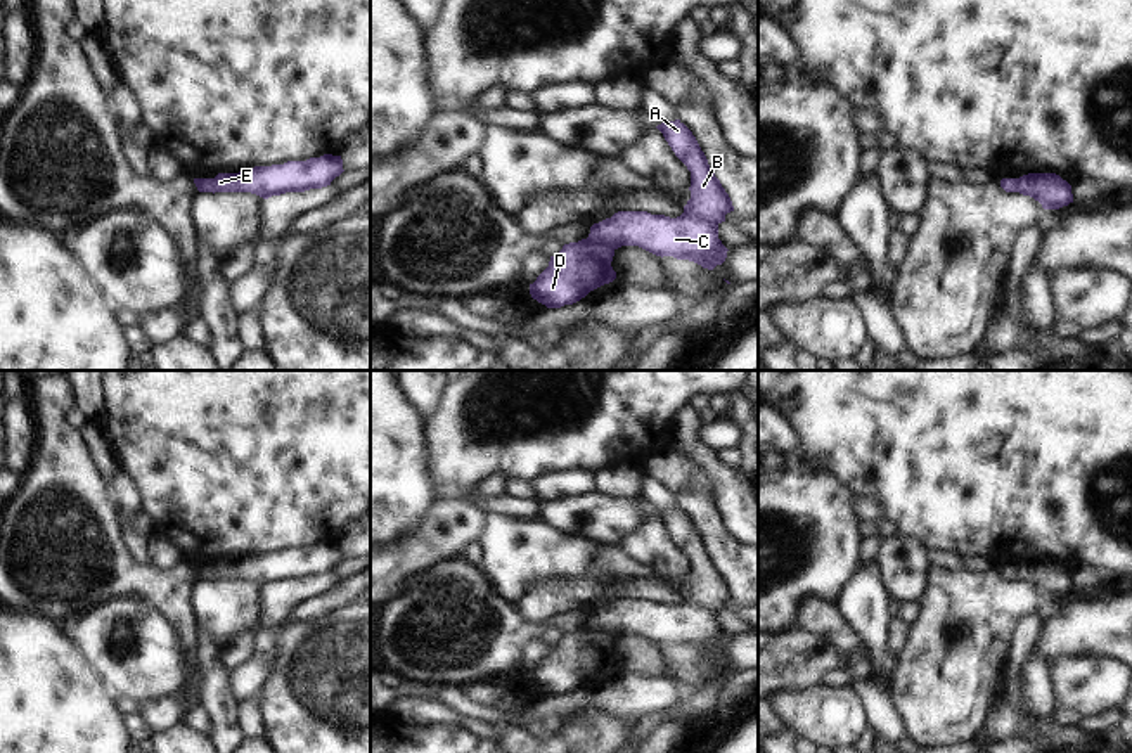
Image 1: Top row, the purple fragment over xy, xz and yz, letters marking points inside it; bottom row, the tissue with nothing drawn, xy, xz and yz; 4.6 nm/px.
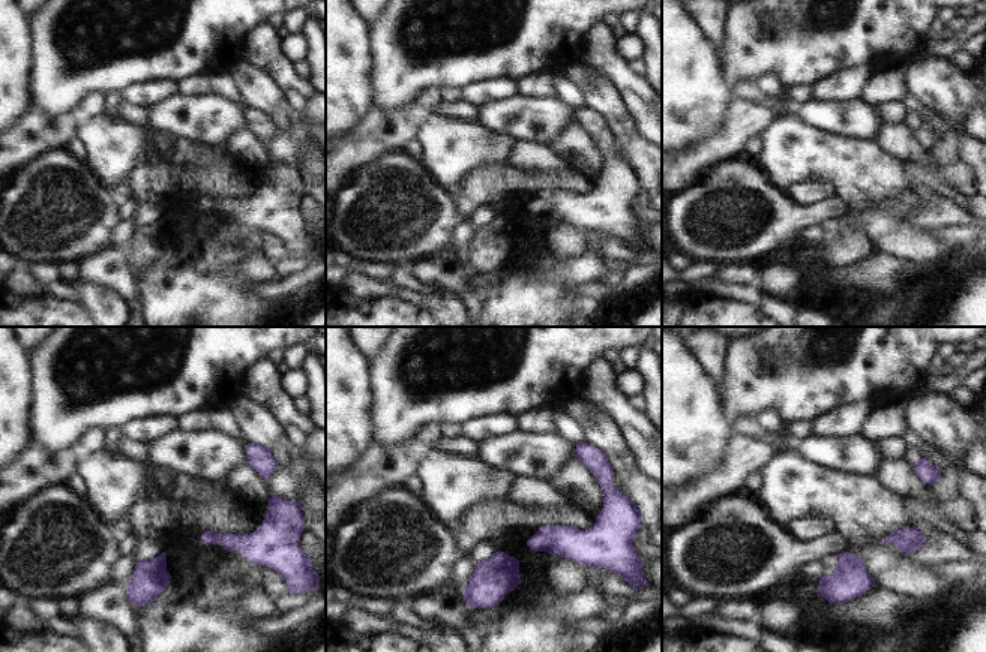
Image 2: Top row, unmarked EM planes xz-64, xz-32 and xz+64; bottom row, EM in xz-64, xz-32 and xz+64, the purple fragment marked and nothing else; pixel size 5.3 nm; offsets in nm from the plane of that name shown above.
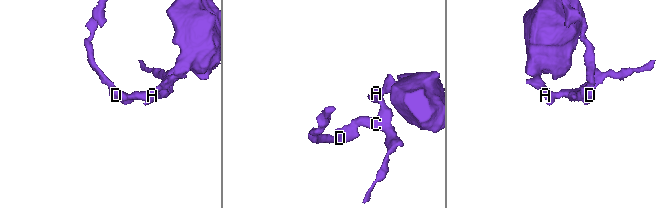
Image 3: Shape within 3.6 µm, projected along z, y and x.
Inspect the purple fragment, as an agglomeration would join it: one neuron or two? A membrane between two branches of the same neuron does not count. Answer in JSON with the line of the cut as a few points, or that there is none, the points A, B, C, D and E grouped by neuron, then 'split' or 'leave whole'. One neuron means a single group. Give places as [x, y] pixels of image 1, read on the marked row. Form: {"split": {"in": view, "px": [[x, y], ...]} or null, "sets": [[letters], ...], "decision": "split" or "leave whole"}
{"split": {"in": "xz", "px": [[587, 238], [615, 248]]}, "sets": [["A", "B", "C", "E"], ["D"]], "decision": "split"}

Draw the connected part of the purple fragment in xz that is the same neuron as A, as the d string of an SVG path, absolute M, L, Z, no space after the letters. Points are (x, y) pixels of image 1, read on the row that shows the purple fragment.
M680 121L656 126L691 171L691 199L677 218L647 211L618 211L590 227L589 239L614 249L639 246L656 256L689 260L713 270L727 258L718 225L734 211L732 201L711 171L692 132Z

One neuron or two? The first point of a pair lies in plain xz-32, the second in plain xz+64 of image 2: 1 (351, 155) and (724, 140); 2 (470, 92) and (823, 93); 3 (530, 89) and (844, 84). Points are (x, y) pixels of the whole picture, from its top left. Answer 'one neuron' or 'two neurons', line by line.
1: one neuron
2: one neuron
3: two neurons

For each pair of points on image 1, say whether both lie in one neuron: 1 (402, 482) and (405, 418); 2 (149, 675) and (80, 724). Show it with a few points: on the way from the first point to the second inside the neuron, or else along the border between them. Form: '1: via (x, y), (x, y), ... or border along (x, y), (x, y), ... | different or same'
1: via (402, 466), (404, 433) | same
2: border along (92, 663), (116, 696) | different

